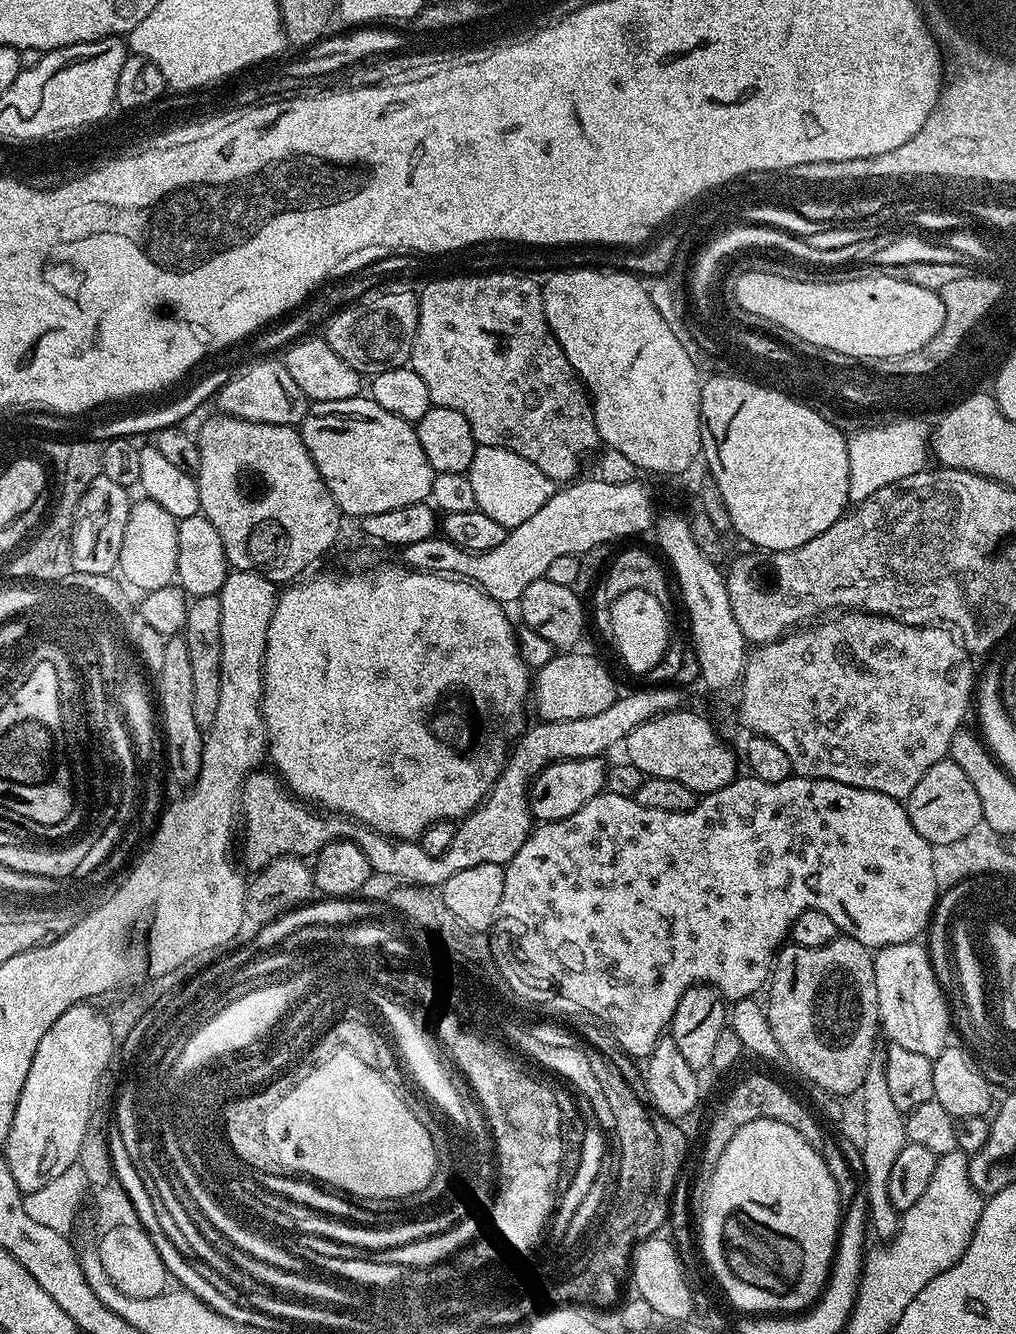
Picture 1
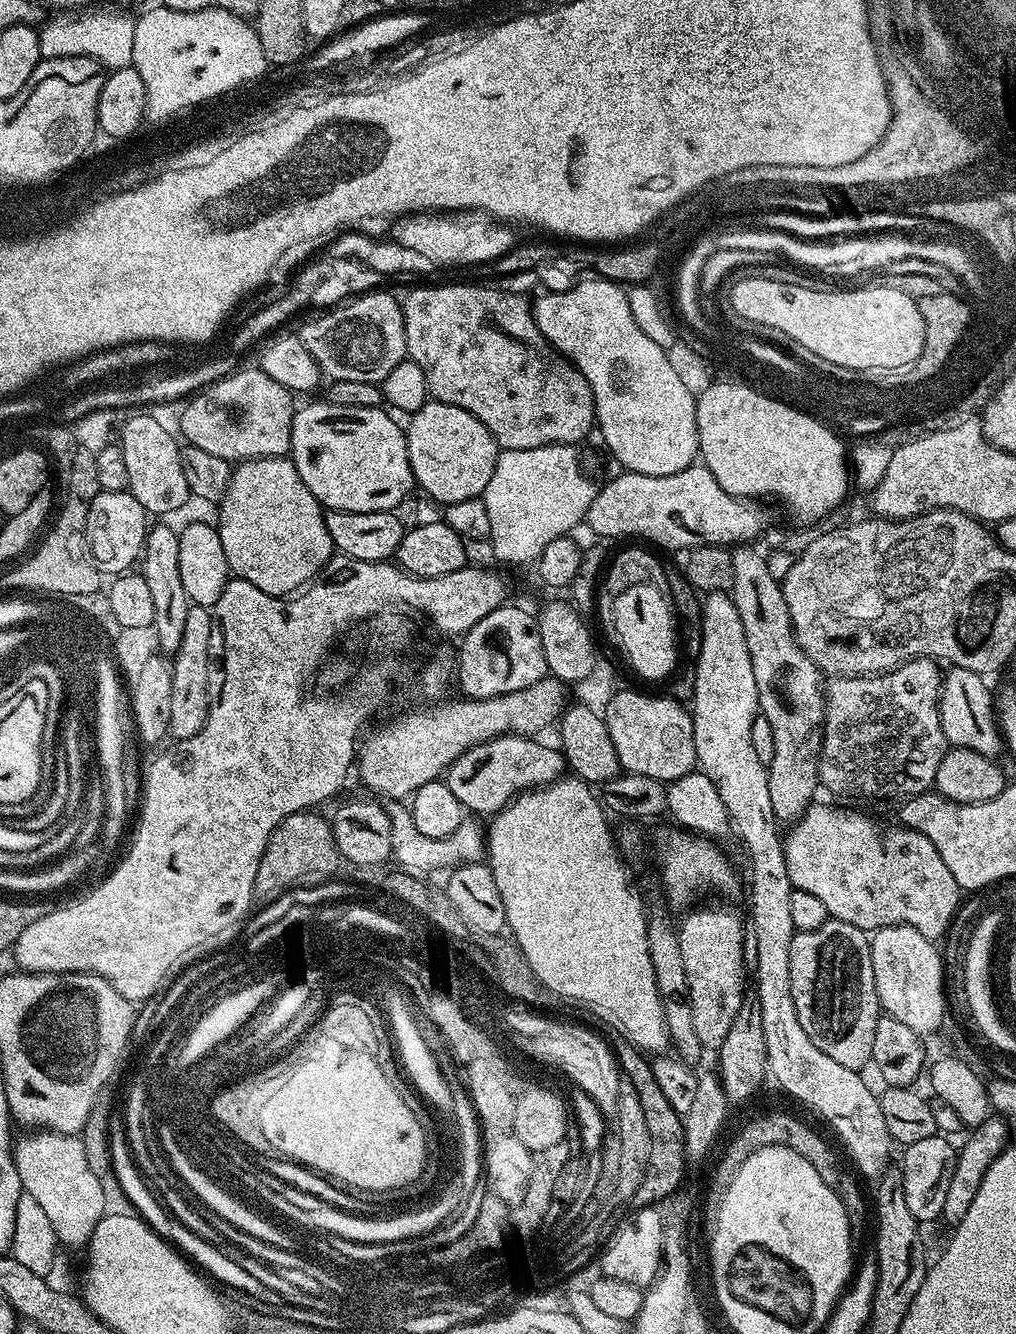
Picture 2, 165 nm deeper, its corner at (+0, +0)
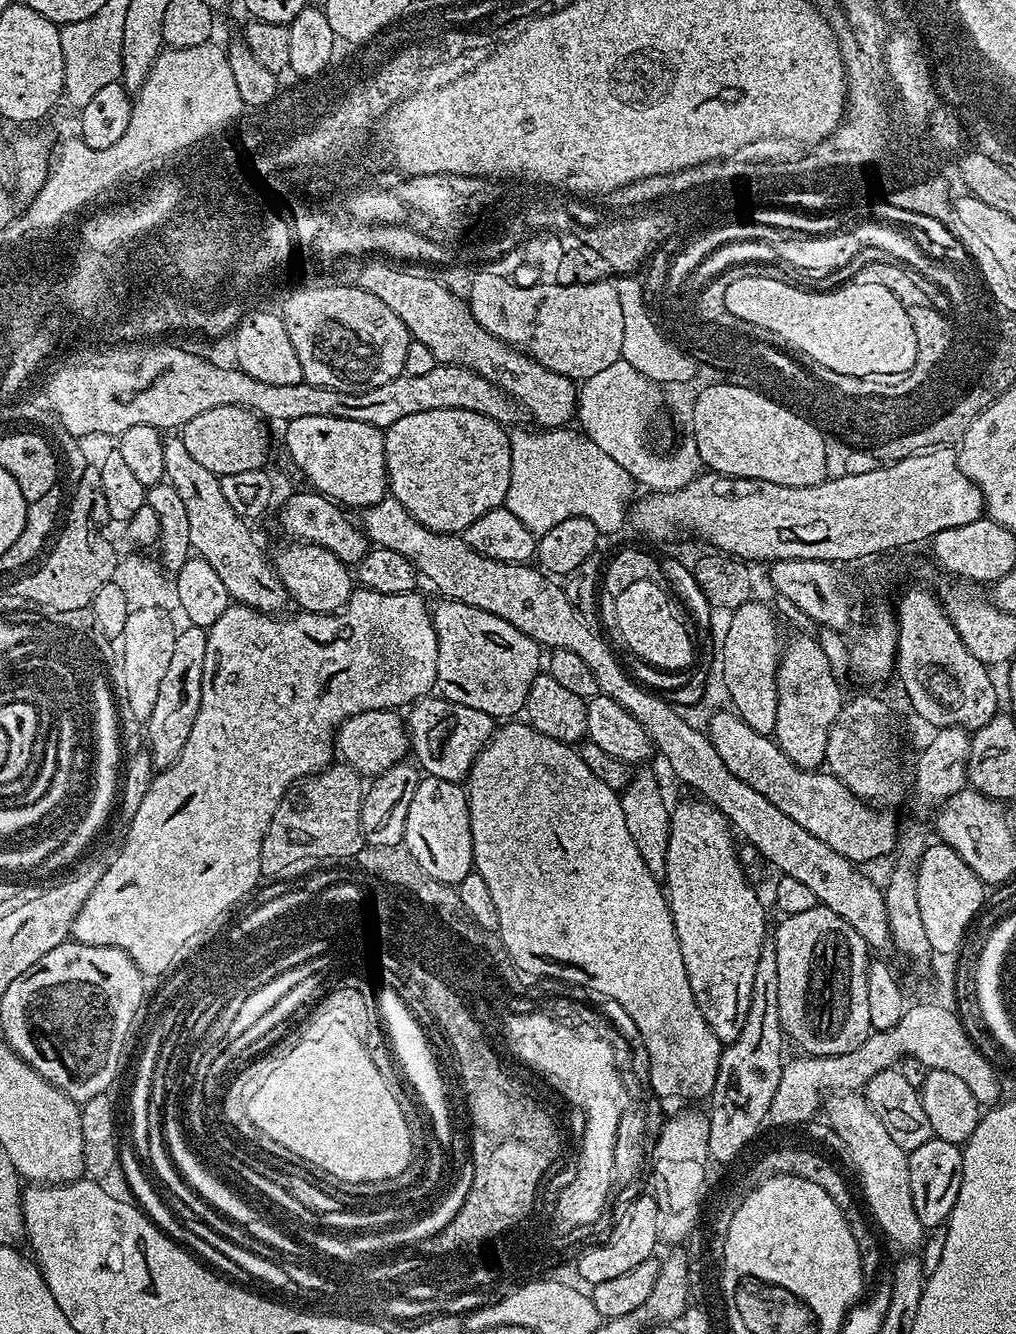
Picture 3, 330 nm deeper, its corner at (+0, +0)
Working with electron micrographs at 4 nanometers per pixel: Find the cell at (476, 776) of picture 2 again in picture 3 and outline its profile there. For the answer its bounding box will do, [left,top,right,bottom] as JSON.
[406,694,498,782]

